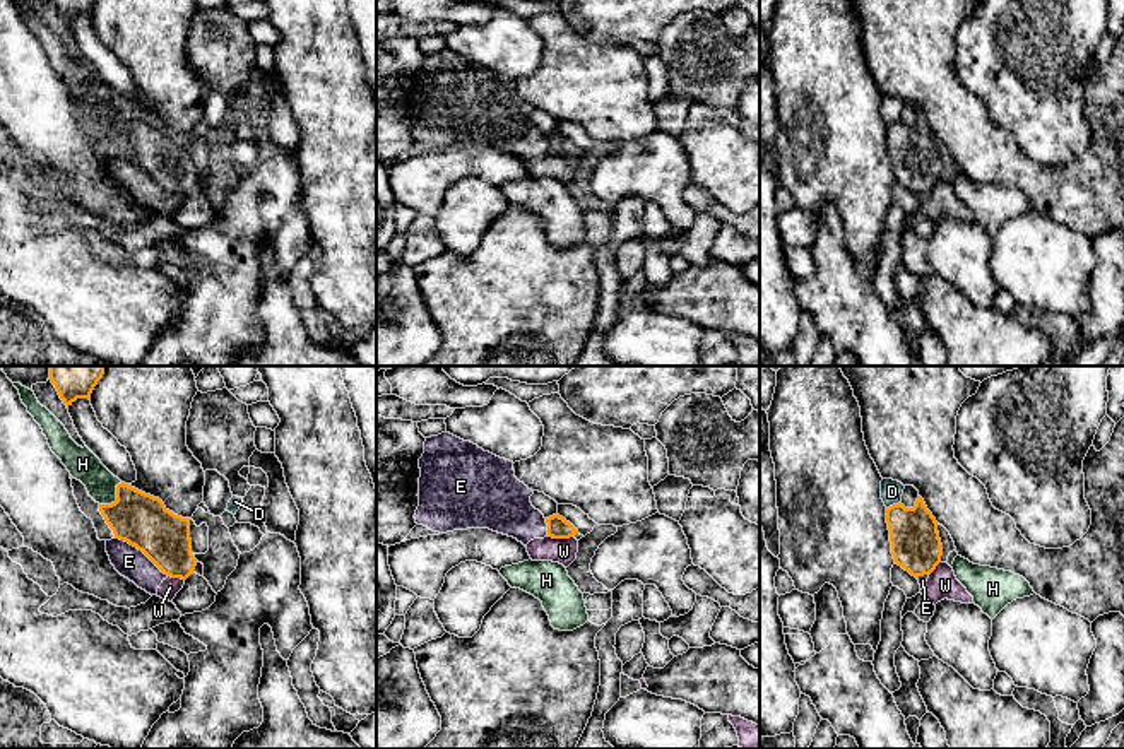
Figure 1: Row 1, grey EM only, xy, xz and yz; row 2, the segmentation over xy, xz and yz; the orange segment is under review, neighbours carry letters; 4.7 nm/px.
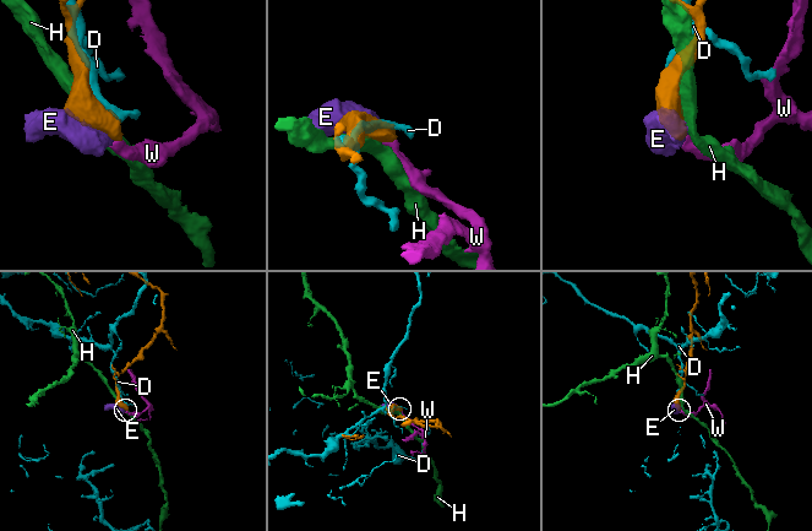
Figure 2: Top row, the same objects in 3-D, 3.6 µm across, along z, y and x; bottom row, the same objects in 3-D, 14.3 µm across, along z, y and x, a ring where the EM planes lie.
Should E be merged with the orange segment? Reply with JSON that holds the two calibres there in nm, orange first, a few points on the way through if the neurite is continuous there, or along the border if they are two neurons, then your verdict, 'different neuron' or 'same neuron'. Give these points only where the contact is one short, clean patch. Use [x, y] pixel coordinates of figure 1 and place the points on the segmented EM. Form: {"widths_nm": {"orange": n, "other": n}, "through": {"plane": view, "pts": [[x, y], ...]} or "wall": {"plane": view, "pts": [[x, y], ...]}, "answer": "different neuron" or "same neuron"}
{"widths_nm": {"orange": 260, "other": 150}, "answer": "different neuron"}

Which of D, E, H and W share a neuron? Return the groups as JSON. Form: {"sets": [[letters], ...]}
{"sets": [["D"], ["E", "W"], ["H"]]}

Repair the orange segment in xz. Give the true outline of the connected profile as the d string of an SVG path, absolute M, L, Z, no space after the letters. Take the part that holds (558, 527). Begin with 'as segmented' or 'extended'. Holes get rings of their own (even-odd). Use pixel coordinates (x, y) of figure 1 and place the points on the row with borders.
as segmented; M558 513L546 518L546 523L547 523L547 537L553 539L570 539L578 534L578 530Z

